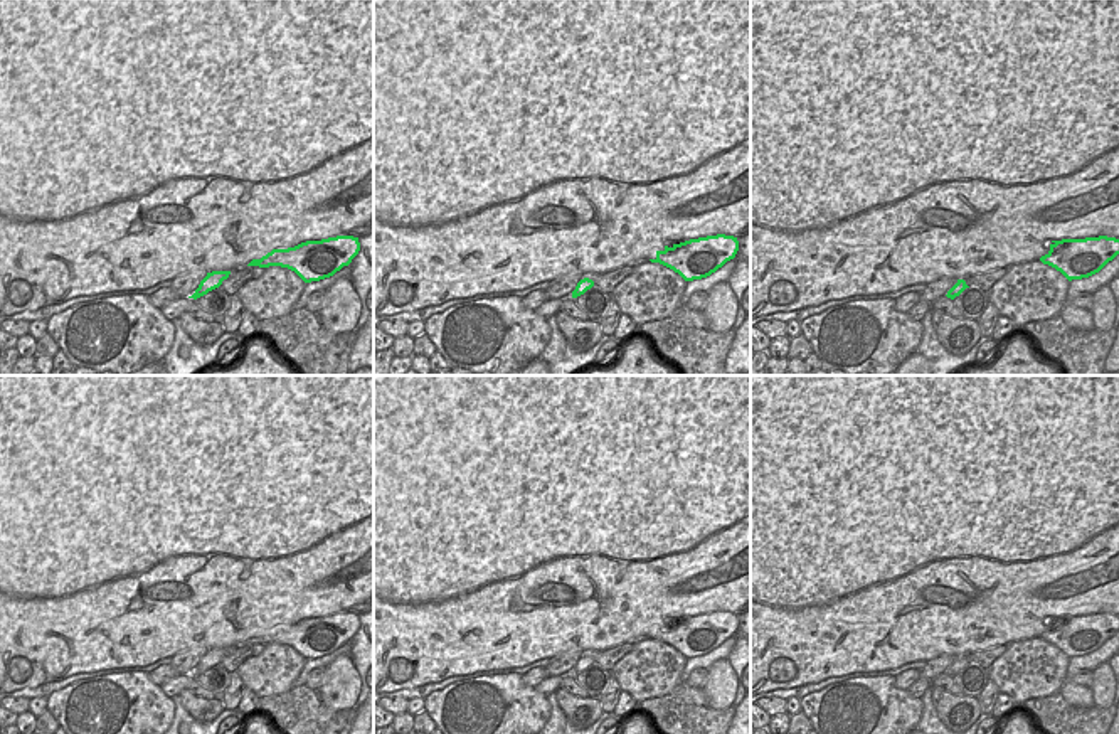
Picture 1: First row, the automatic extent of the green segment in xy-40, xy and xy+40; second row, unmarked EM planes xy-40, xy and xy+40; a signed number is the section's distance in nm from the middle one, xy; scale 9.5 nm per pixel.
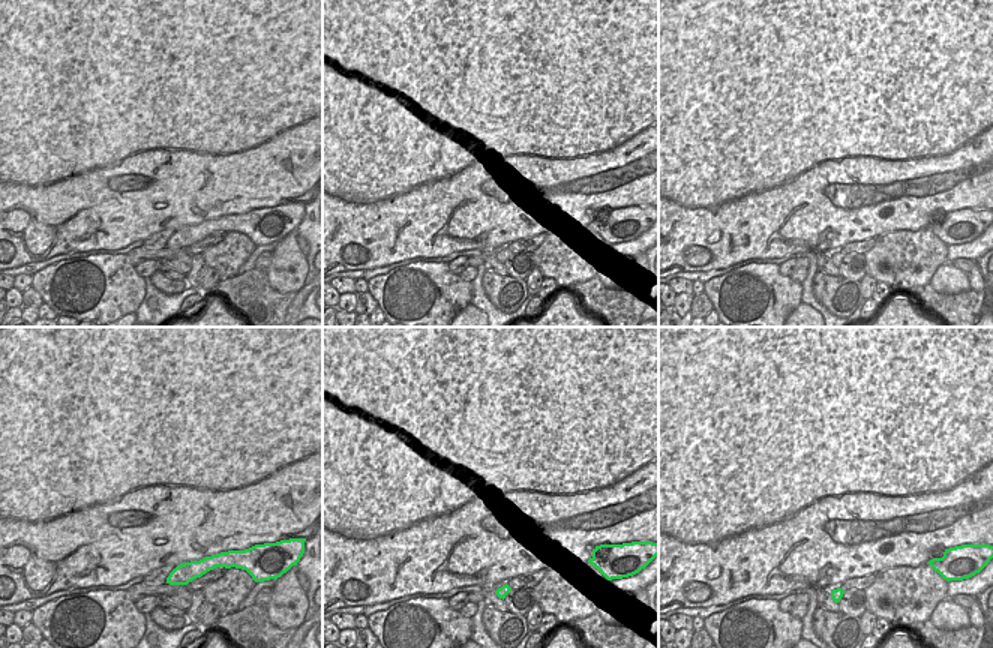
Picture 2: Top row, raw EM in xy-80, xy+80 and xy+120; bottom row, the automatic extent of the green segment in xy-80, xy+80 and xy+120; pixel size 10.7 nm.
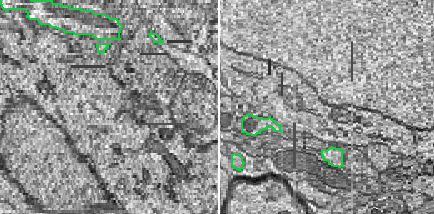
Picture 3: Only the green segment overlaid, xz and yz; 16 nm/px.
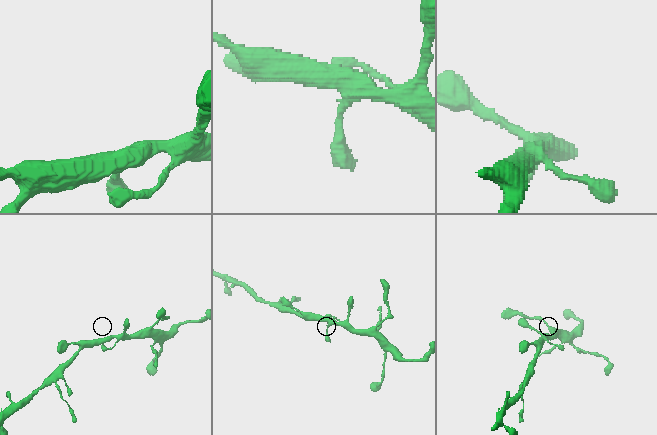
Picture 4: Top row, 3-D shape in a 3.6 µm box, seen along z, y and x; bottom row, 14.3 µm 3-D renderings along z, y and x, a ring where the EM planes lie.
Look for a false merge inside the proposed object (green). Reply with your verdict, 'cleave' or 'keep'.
keep

